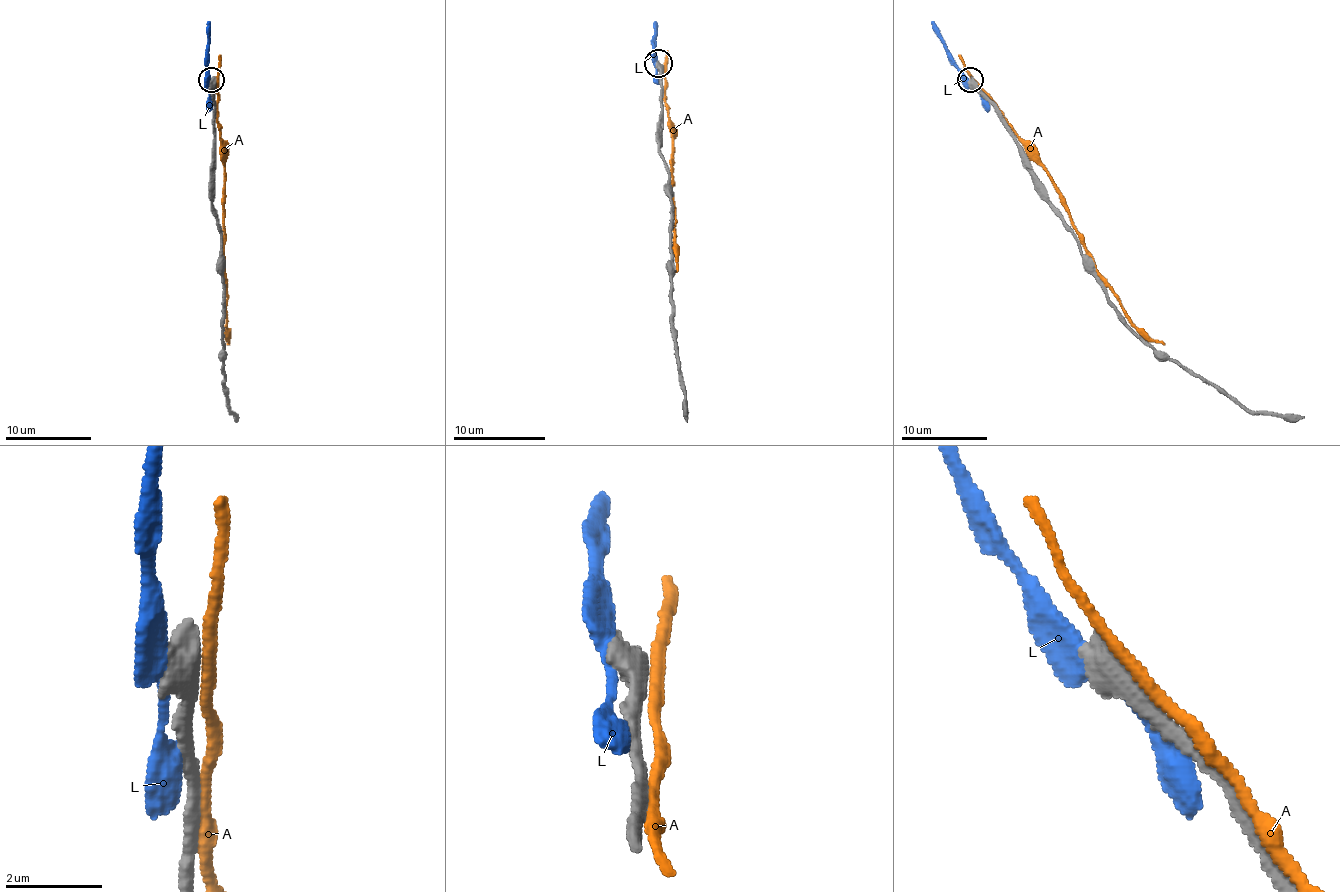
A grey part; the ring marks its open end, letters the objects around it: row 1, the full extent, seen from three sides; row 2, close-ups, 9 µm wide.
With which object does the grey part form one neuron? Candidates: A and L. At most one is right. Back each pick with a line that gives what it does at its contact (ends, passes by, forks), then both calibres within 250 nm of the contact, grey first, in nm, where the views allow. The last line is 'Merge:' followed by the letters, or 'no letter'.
Merge: no letter

